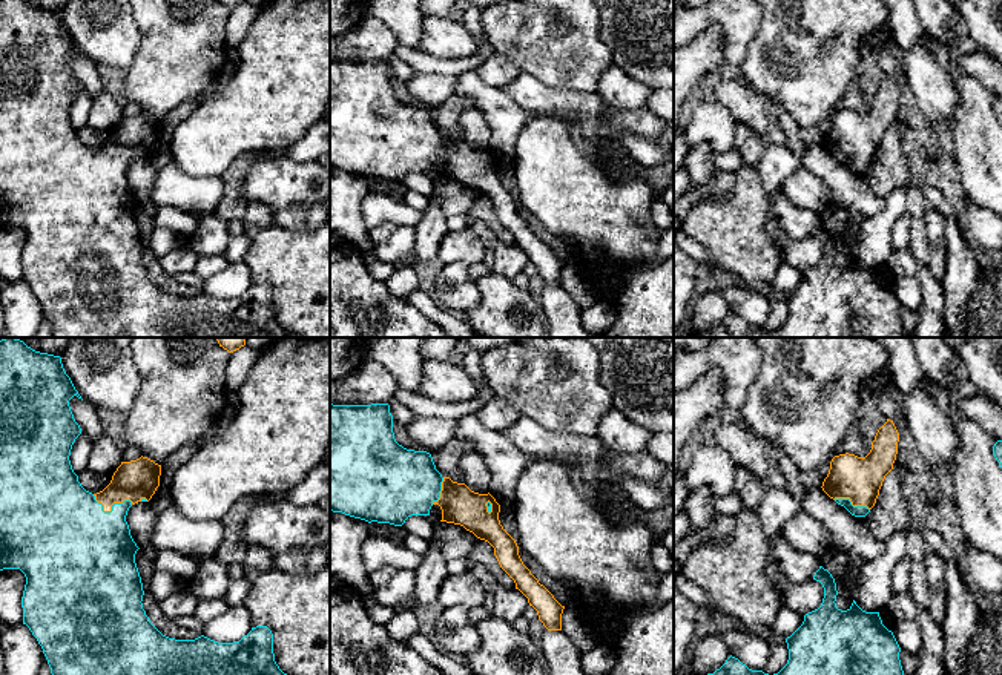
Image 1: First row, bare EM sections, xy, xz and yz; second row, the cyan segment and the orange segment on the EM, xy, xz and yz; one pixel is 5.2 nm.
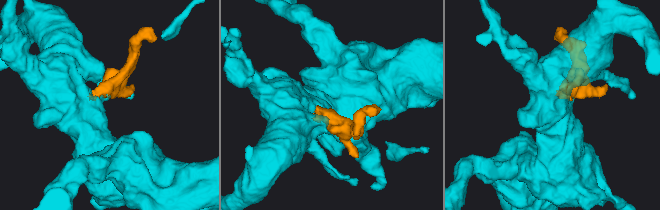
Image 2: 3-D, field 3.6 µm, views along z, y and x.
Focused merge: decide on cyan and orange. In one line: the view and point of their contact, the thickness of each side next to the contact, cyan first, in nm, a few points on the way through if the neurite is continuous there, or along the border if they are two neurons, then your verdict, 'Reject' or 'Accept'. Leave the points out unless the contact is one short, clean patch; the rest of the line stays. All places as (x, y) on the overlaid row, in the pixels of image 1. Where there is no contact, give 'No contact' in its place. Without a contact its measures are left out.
Touches cyan at xy (112, 508). Thickness 440 nm (cyan) against 220 nm. Path across: xy (92, 551), (94, 526), (112, 508), (138, 479). Accept

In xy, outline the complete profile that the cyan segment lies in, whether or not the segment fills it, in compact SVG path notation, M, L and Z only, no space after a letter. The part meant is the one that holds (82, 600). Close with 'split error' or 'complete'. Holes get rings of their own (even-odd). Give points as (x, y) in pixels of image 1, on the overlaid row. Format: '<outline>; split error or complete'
M15 338L0 341L0 571L20 569L26 577L21 597L23 624L29 627L37 638L48 660L52 675L287 675L275 661L273 634L267 626L256 626L239 641L218 643L204 635L195 640L175 640L163 635L149 620L143 609L143 583L135 563L135 554L140 549L130 535L126 522L127 511L138 502L149 502L160 486L161 465L147 457L130 462L121 462L112 476L110 483L100 492L86 491L74 472L69 456L75 439L81 434L69 407L69 400L77 396L71 377L66 374L61 357L40 353Z; split error

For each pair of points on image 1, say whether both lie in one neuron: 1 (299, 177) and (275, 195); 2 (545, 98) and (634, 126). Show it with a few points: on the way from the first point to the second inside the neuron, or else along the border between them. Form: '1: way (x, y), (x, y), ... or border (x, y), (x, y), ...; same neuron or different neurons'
1: way (293, 181), (289, 181), (281, 189); same neuron
2: way (566, 106), (582, 108), (597, 123), (613, 123); same neuron

